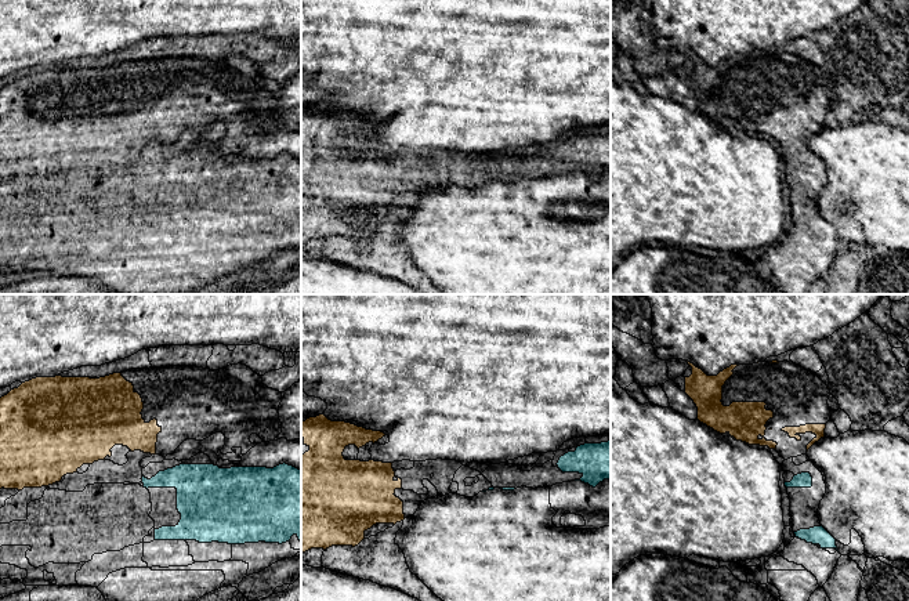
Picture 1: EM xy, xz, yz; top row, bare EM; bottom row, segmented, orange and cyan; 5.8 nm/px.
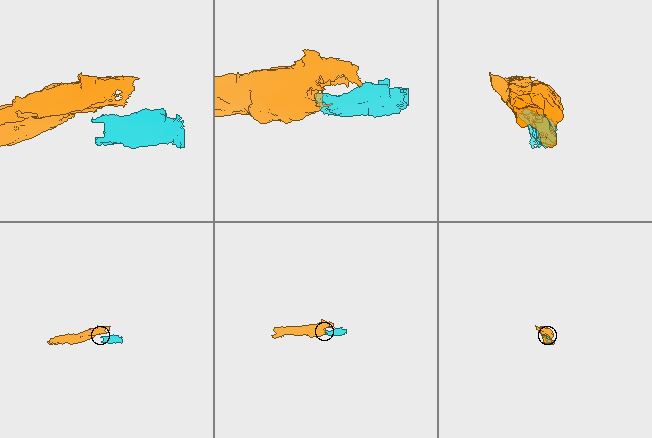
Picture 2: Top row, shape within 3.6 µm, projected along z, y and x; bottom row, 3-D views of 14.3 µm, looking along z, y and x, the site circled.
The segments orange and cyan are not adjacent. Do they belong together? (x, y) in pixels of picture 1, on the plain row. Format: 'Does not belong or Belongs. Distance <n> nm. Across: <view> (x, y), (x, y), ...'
Belongs. Distance 110 nm. Across: xy (155, 144), (159, 162)

